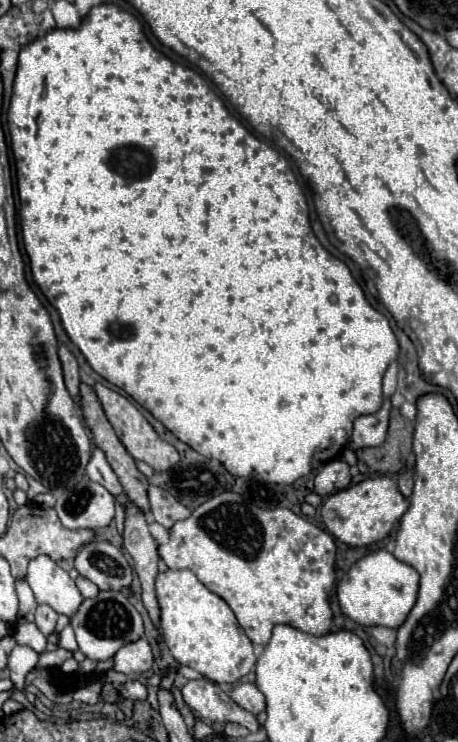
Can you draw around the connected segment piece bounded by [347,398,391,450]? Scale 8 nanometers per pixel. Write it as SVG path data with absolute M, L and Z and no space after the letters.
M385 398L379 412L369 414L369 416L359 416L353 424L353 434L351 434L347 446L353 450L381 446L387 436L389 412L391 412L391 402L389 402L389 398Z

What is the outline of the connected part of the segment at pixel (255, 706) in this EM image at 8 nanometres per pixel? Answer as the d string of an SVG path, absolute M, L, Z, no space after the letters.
M237 684L231 690L231 698L245 710L259 714L265 710L265 696L257 690L255 684Z

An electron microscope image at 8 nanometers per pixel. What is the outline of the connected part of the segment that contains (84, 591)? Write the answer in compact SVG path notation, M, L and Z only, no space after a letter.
M79 576L79 578L75 580L75 584L77 584L77 588L79 588L79 592L81 592L83 598L95 598L95 596L99 594L99 588L97 588L91 580L87 580L87 578L83 578L83 576Z

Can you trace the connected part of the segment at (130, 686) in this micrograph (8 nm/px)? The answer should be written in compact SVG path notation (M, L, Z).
M127 680L127 682L121 686L119 694L121 694L123 698L127 698L127 700L145 700L145 698L147 698L145 686L143 686L139 680Z

